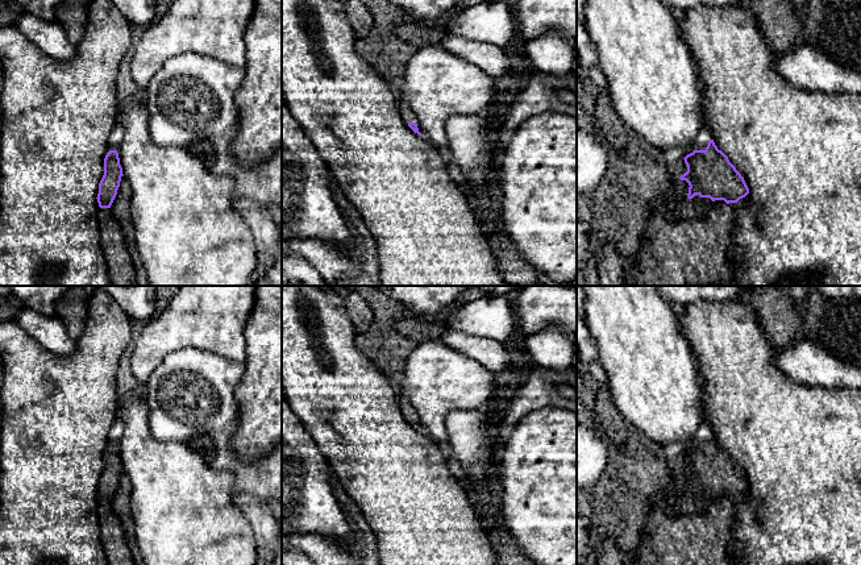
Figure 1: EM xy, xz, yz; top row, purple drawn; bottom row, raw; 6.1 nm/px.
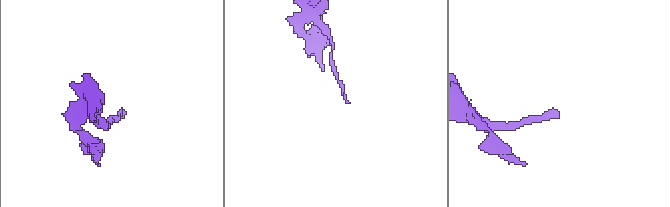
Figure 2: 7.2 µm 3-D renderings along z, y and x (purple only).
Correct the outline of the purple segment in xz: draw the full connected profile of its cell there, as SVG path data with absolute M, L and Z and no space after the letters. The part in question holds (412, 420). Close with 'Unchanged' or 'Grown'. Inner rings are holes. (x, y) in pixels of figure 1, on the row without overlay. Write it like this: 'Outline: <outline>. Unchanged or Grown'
Outline: M398 392L396 400L405 420L409 421L417 429L421 429L419 427L420 423L419 415L416 410L412 407L412 404L409 403L408 398L404 394Z. Grown

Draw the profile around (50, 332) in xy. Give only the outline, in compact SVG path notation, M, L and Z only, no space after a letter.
M24 307L16 317L16 323L53 354L67 356L75 350L76 340L55 315L49 316Z

